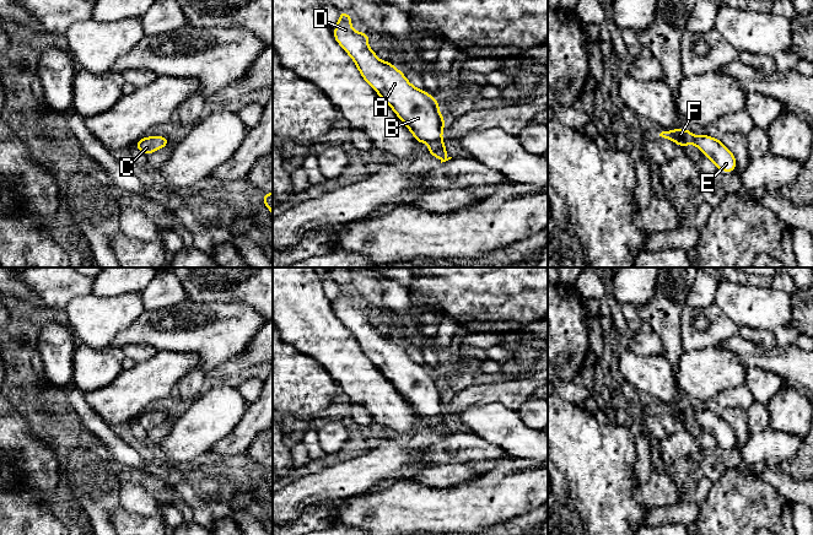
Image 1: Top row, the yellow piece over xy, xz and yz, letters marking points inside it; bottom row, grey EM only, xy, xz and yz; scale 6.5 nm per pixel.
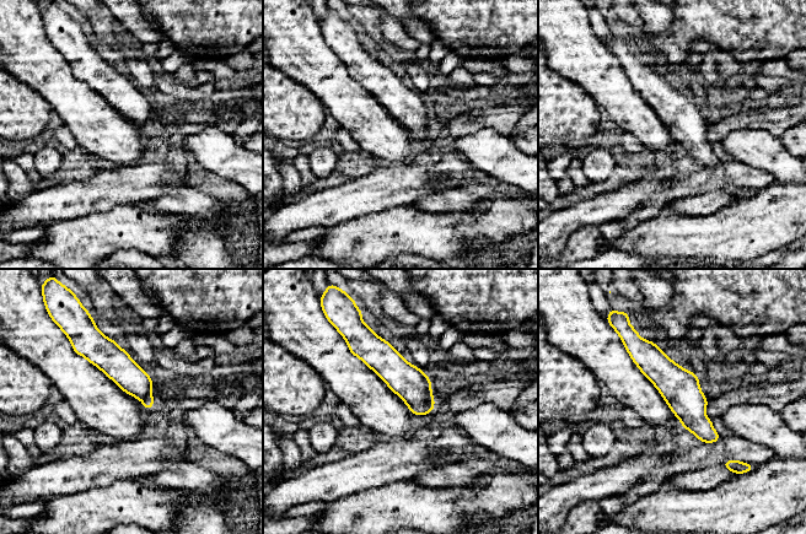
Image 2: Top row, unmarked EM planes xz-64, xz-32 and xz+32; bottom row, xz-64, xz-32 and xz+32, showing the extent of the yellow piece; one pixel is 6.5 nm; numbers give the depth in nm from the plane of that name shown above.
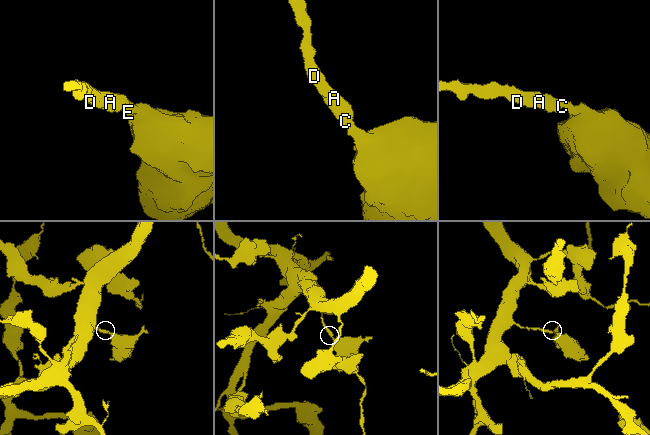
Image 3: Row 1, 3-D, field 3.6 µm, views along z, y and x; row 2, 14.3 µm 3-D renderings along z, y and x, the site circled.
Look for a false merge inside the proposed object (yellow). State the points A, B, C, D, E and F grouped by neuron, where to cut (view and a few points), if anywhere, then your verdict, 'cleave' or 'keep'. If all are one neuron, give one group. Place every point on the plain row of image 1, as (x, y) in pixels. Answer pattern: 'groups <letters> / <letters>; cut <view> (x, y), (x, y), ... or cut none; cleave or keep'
groups A B C D E F; cut none; keep

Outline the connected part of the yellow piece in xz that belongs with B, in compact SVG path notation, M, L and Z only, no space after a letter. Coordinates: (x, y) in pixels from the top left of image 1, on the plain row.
M340 286L336 302L333 307L335 315L351 331L356 339L364 355L381 371L381 373L395 387L398 393L413 407L419 418L427 417L429 427L437 432L441 438L451 434L447 431L445 418L442 416L442 405L445 394L438 385L440 377L431 372L426 366L414 362L400 345L397 345L389 336L382 336L376 331L376 326L371 325L367 317L370 310L355 307L351 301L351 291Z

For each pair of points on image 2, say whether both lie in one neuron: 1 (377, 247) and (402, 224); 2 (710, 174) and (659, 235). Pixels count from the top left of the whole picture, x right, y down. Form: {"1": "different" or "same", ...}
{"1": "same", "2": "different"}

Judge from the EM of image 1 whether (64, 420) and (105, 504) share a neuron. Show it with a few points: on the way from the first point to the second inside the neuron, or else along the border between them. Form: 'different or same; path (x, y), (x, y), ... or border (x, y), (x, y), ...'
same; path (73, 441), (82, 463), (91, 474), (93, 484)

